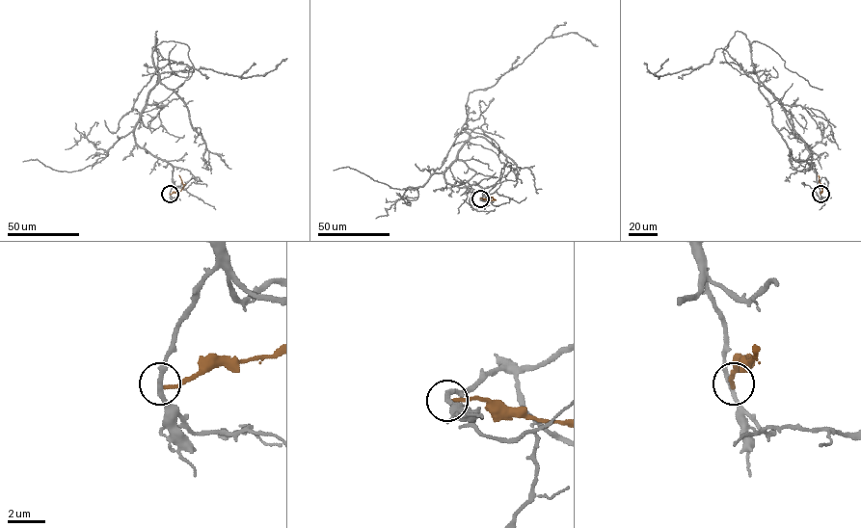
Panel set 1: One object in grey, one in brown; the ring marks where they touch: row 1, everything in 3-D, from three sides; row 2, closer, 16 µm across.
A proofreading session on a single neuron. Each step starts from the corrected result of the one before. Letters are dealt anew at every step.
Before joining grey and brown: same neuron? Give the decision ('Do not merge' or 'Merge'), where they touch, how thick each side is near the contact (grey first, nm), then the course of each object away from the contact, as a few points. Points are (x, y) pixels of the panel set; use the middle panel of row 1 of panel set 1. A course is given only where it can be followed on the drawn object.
Do not merge. Place: (480, 198). Thickness 240 nm (grey) against 180 nm. Course of grey: (479, 198), (479, 186), (444, 176), (469, 137), (470, 92), (549, 37), (577, 32), (598, 46). Course of brown: (479, 198), (494, 199), (490, 196)

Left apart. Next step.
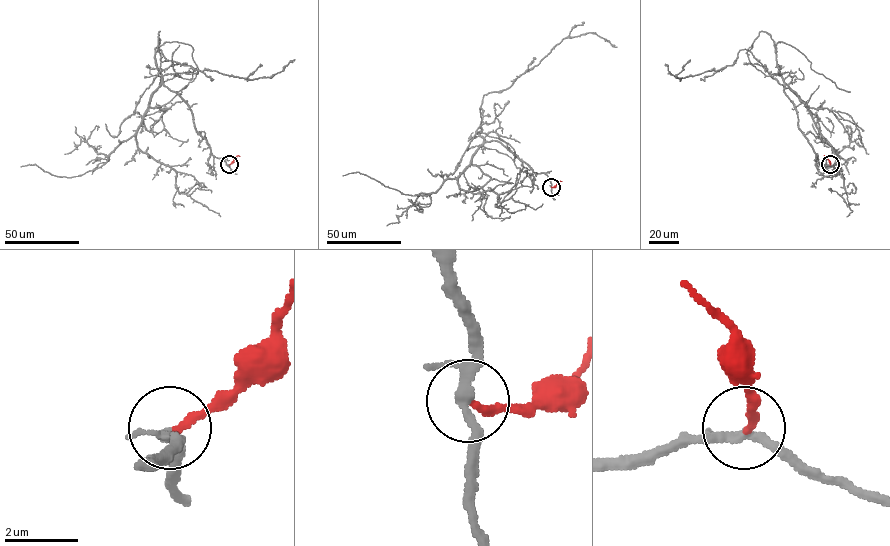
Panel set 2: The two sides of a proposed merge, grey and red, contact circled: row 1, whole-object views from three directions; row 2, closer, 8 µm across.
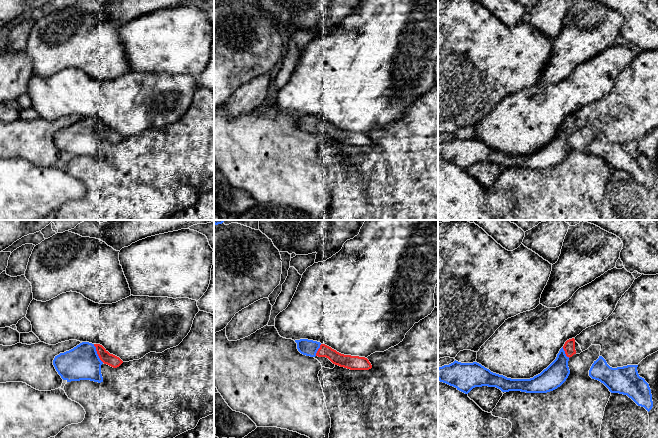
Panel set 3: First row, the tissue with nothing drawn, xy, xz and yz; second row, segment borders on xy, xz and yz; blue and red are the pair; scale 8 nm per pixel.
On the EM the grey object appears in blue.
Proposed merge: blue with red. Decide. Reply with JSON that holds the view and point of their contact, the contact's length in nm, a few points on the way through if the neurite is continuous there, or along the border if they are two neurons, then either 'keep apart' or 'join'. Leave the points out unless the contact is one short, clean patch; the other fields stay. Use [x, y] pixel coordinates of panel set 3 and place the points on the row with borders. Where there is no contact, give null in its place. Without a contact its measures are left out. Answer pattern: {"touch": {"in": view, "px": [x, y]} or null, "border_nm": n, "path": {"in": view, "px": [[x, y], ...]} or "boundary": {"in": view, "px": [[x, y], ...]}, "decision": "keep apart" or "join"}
{"touch": {"in": "xy", "px": [96, 353]}, "border_nm": 170, "decision": "join"}

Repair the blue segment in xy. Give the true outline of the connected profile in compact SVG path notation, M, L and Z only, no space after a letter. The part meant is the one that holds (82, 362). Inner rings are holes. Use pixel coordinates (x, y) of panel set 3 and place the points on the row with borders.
M82 342L73 349L55 356L53 365L67 382L90 380L103 382L101 365L119 367L123 361L110 354L102 345Z

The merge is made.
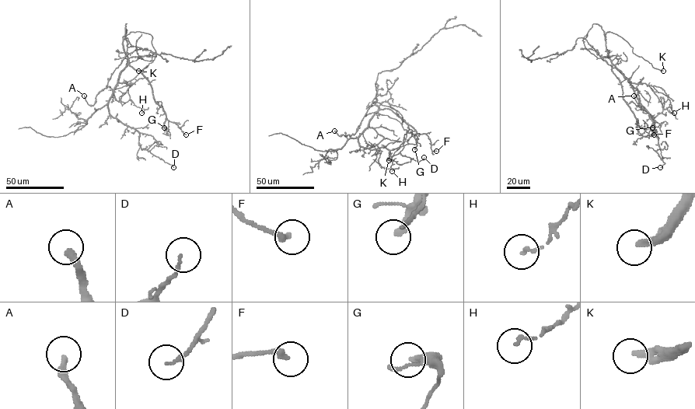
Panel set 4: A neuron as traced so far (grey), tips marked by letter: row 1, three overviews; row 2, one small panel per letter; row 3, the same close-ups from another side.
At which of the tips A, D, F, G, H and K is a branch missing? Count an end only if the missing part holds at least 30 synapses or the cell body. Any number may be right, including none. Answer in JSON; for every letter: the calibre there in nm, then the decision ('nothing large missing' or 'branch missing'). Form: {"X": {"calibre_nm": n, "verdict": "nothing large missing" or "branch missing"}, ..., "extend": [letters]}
{"A": {"calibre_nm": 280, "verdict": "branch missing"}, "D": {"calibre_nm": 140, "verdict": "nothing large missing"}, "F": {"calibre_nm": 240, "verdict": "nothing large missing"}, "G": {"calibre_nm": 260, "verdict": "branch missing"}, "H": {"calibre_nm": 120, "verdict": "nothing large missing"}, "K": {"calibre_nm": 260, "verdict": "branch missing"}, "extend": ["A", "G", "K"]}

